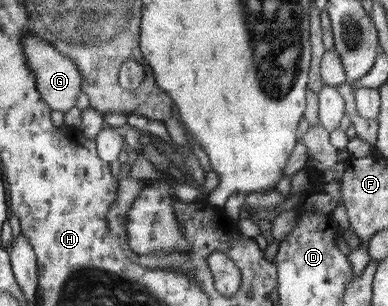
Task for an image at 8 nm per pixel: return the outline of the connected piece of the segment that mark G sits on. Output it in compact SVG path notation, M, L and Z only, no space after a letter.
M34 34L26 35L22 39L23 49L27 56L27 64L36 74L38 80L39 92L43 95L44 101L50 105L53 110L61 111L64 114L76 107L76 99L82 93L82 78L81 71L78 69L74 60L56 49L46 40L38 39Z

